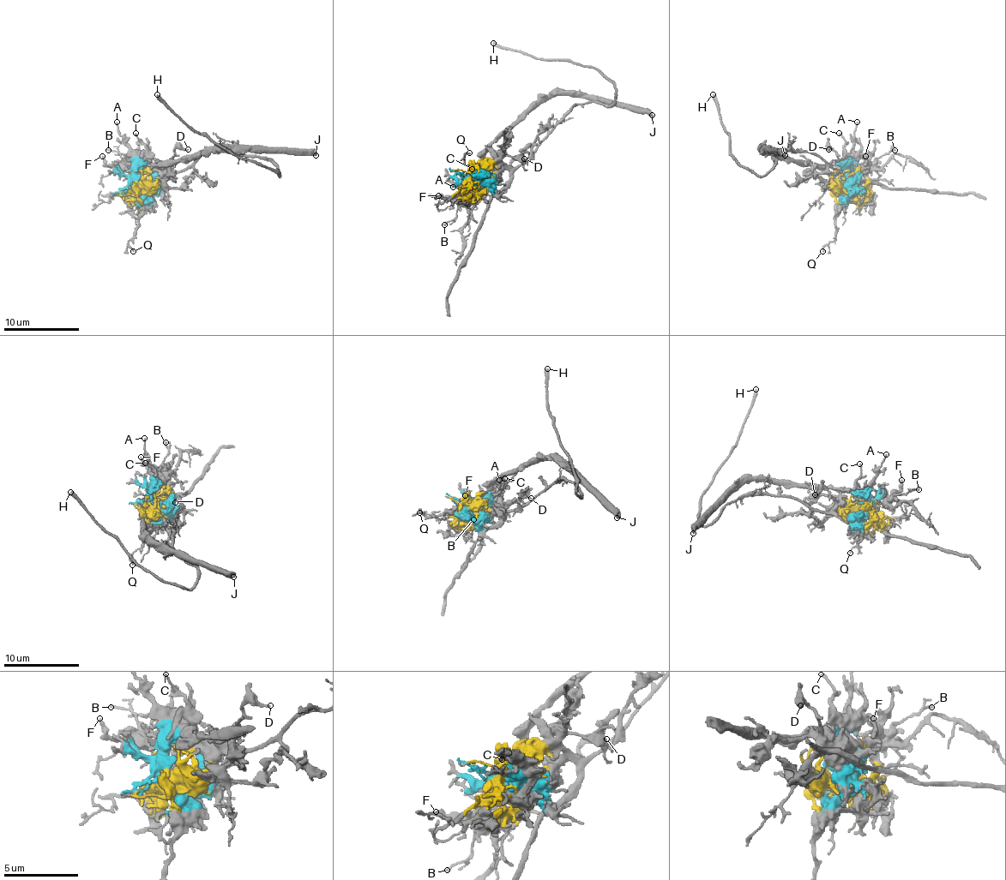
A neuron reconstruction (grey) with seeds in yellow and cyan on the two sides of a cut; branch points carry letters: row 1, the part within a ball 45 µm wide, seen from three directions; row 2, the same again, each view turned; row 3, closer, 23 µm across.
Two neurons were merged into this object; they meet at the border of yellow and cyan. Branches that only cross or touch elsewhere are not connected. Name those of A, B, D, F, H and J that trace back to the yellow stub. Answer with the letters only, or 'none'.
B, D, F, H

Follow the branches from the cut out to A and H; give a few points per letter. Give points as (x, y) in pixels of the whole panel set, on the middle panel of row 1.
A: (472, 177), (453, 187)
H: (472, 177), (481, 170), (517, 168), (574, 105), (606, 105), (616, 98), (616, 86), (597, 69), (492, 44)

